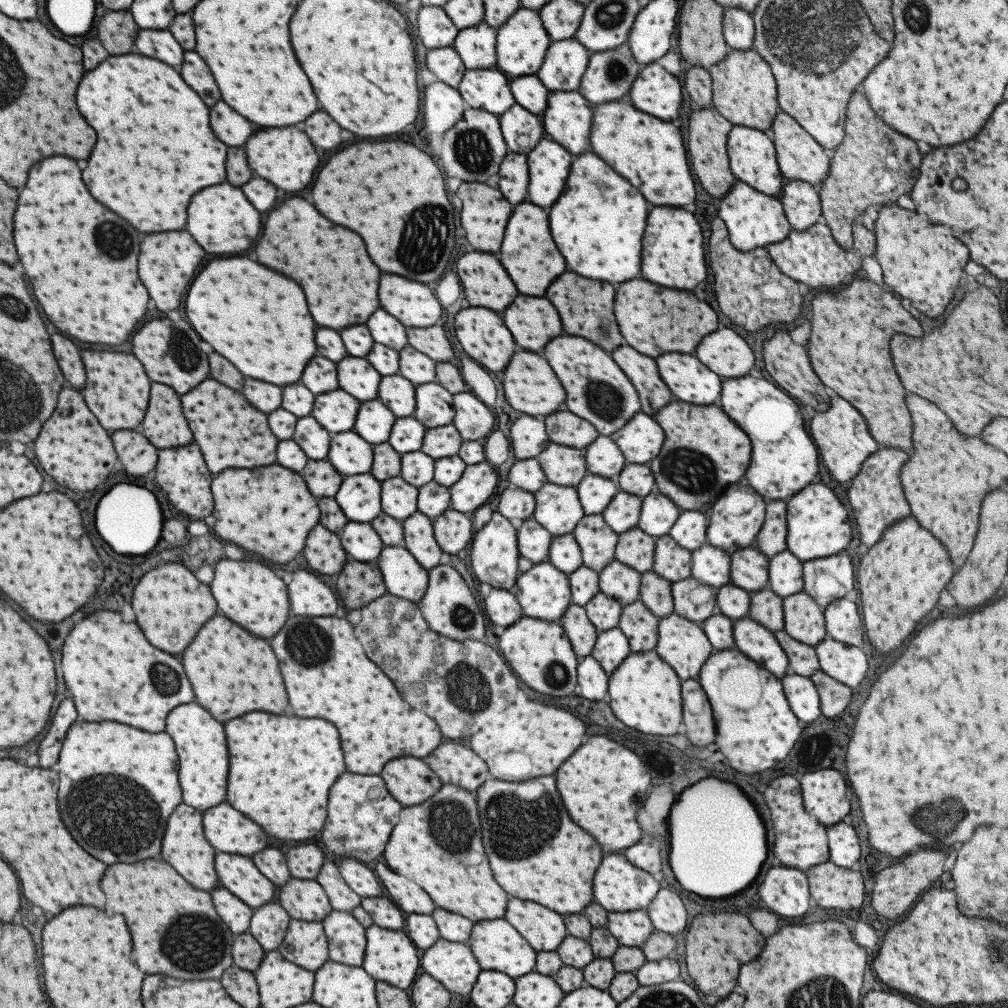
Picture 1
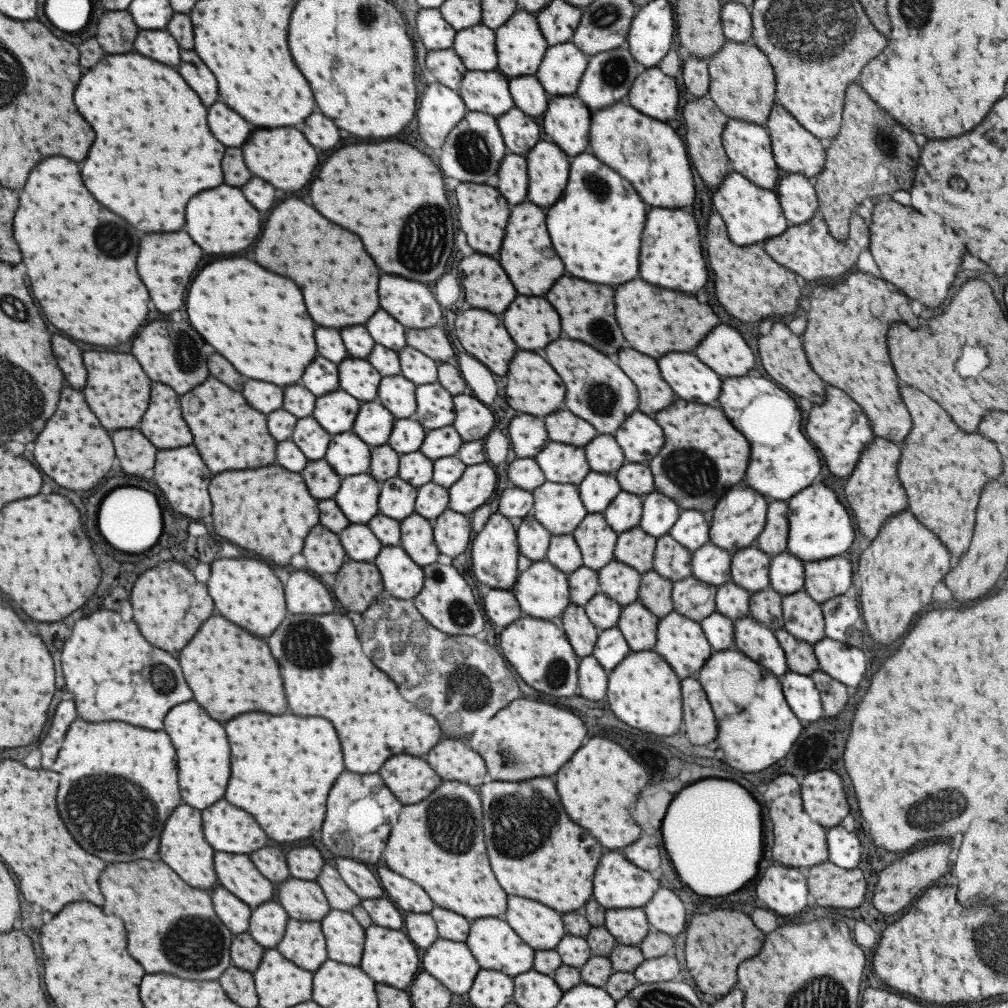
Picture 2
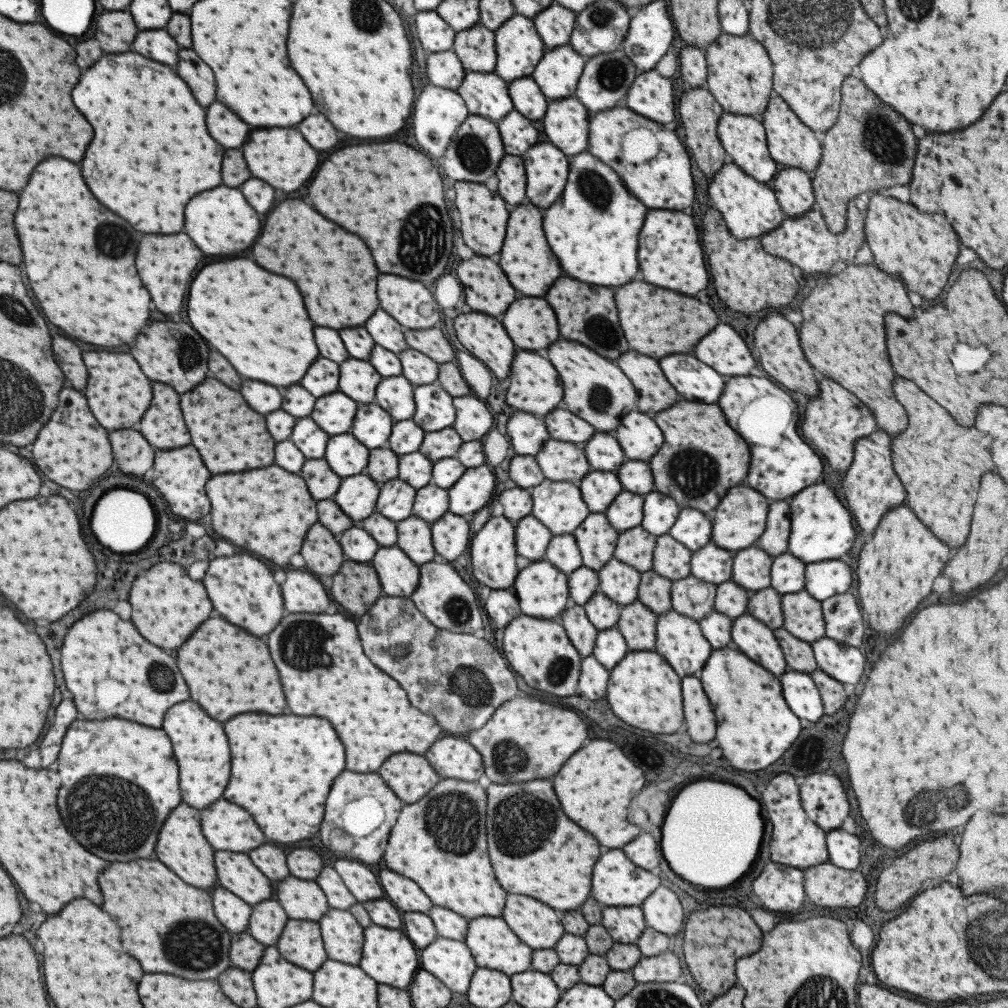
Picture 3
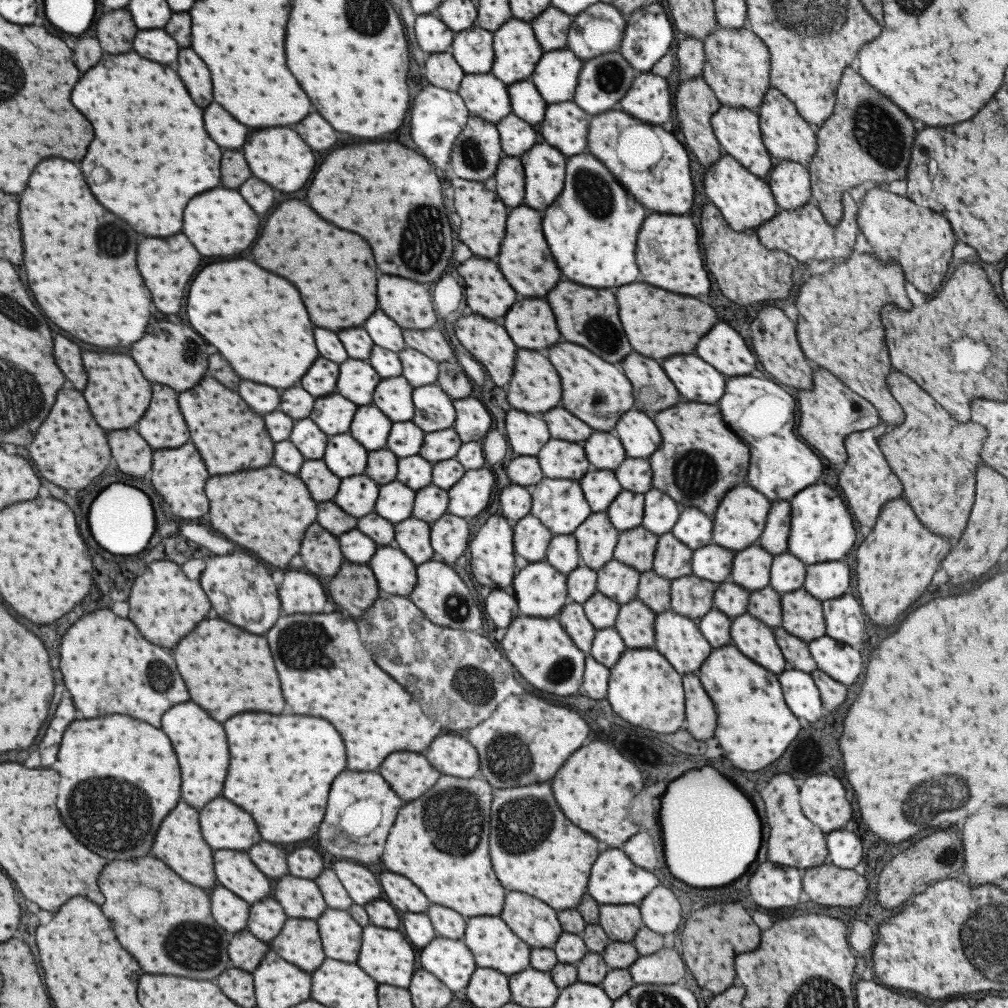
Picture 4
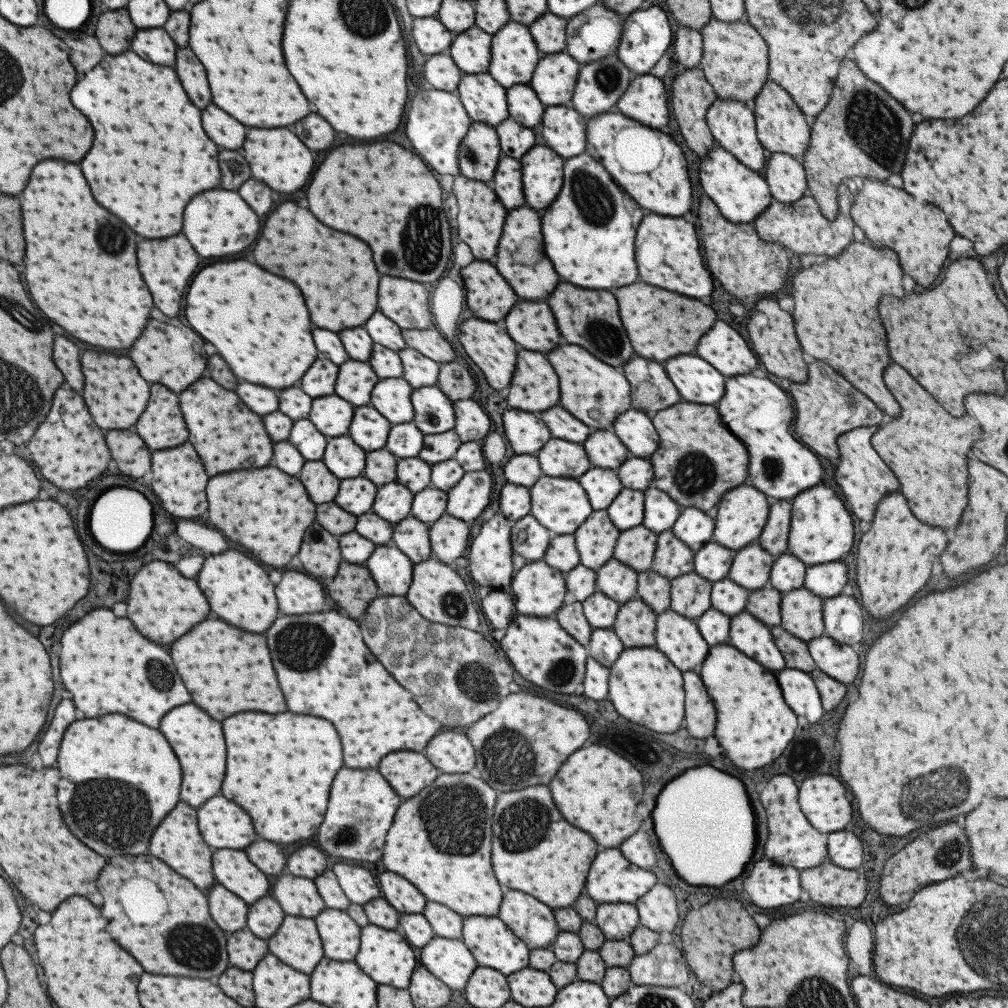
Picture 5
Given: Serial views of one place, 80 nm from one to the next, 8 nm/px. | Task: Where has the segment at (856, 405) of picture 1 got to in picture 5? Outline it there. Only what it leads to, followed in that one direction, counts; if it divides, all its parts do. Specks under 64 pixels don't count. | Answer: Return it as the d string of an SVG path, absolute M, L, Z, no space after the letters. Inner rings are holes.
M851 241L841 254L820 258L791 279L793 320L801 350L829 364L853 389L869 398L887 416L897 416L899 406L883 386L883 368L891 362L885 348L885 332L877 316L881 296L903 298L897 255L888 248Z

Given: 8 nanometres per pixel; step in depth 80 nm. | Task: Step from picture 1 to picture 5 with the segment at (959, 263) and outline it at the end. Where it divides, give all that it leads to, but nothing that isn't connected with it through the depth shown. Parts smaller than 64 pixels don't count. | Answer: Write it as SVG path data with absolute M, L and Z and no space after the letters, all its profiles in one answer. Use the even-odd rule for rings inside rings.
M863 178L863 186L854 196L850 217L864 232L866 240L877 248L888 248L898 258L902 272L923 288L929 288L945 262L953 230L945 214L929 202L923 202L902 188L887 185L884 181Z

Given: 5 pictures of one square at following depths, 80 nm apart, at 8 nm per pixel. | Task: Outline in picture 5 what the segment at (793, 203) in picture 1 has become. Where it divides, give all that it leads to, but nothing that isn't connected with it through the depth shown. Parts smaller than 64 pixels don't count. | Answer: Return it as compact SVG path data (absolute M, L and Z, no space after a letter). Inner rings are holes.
M784 152L767 153L762 175L770 195L779 202L795 202L807 193L806 176L801 160Z

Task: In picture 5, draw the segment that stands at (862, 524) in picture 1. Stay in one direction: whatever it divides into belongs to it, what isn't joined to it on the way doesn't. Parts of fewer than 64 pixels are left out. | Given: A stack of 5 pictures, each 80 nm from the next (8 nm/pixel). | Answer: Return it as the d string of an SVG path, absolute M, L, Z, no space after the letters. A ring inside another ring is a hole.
M859 426L848 430L836 438L835 445L837 454L839 454L834 462L835 482L841 488L841 492L845 496L845 504L851 510L851 514L865 522L871 522L875 506L881 498L890 492L896 492L899 488L889 467L881 462L881 458L875 454L875 449L871 448L869 438L873 436L875 430L877 430L877 426Z

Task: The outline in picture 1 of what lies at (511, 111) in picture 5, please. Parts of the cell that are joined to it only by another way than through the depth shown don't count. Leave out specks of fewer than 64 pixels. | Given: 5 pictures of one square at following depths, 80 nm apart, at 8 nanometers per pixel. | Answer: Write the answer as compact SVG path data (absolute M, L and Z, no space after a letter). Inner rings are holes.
M537 75L514 77L509 81L509 88L514 101L531 114L537 114L546 107L548 90Z

